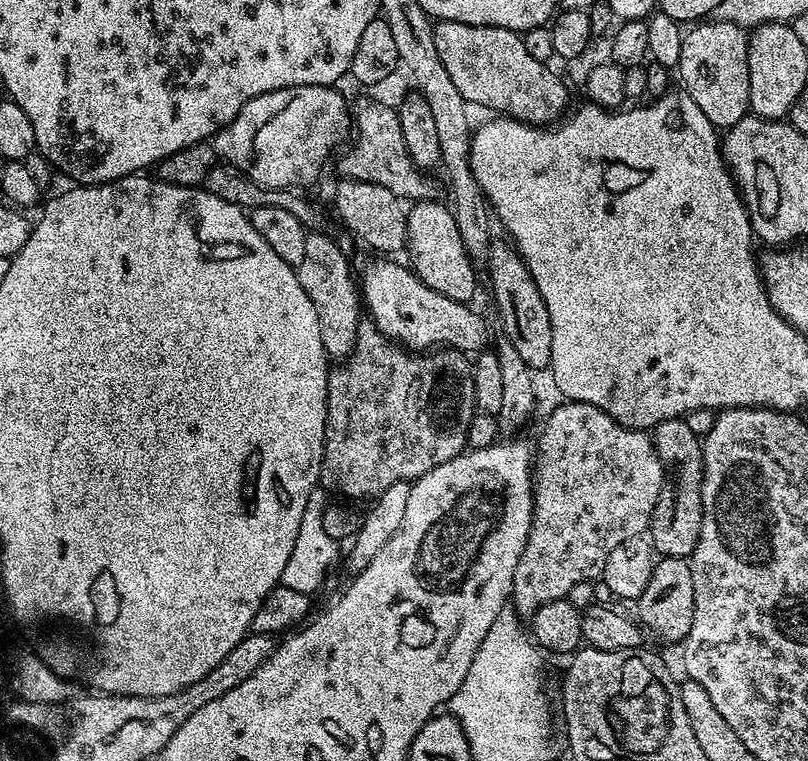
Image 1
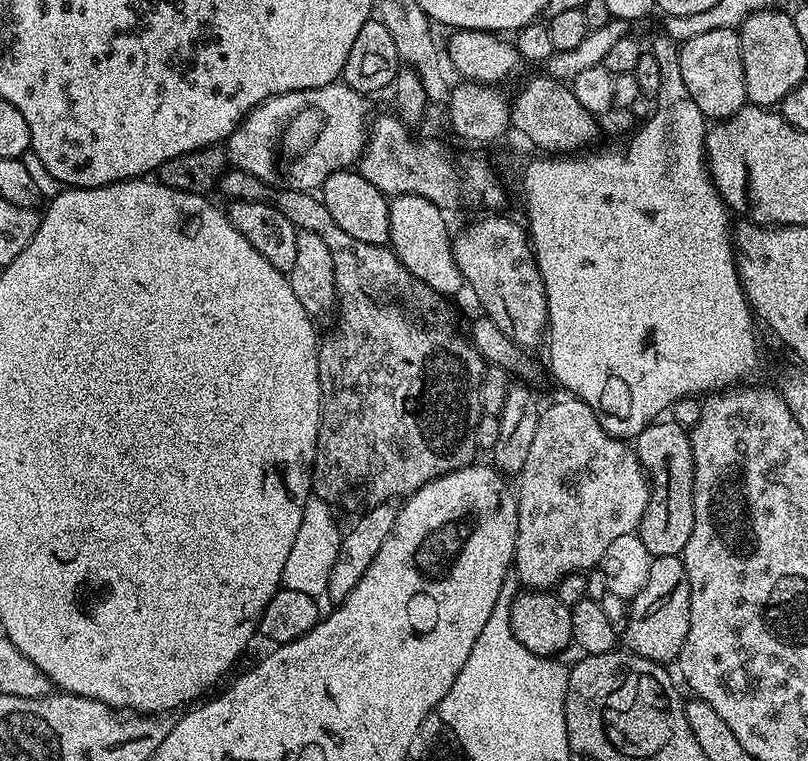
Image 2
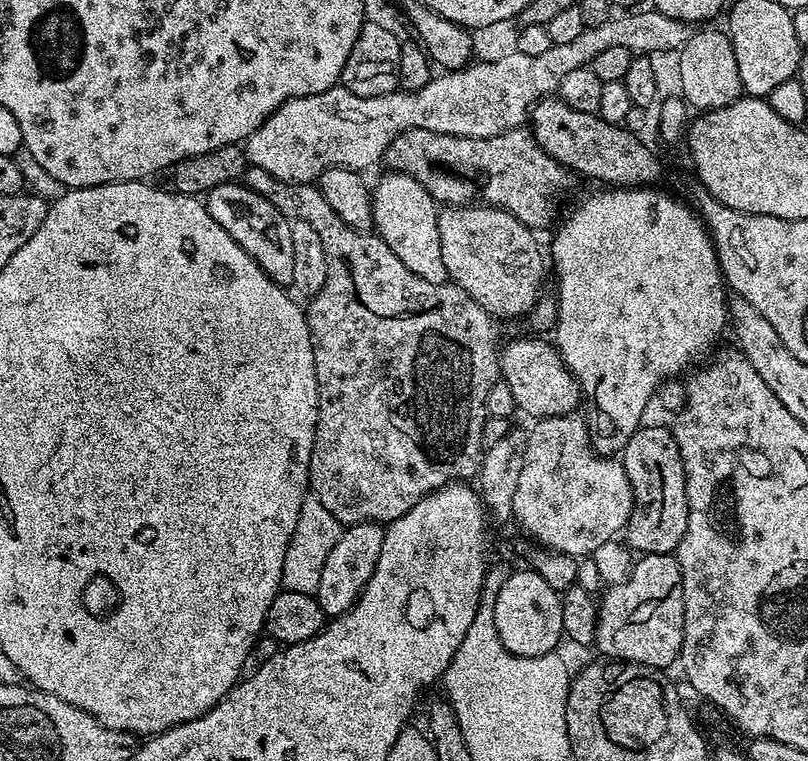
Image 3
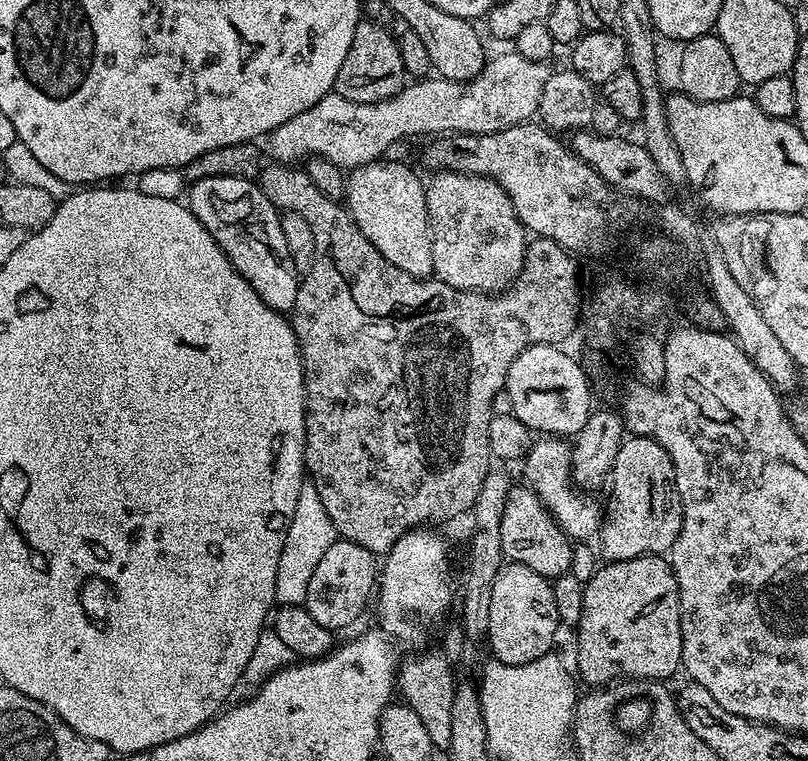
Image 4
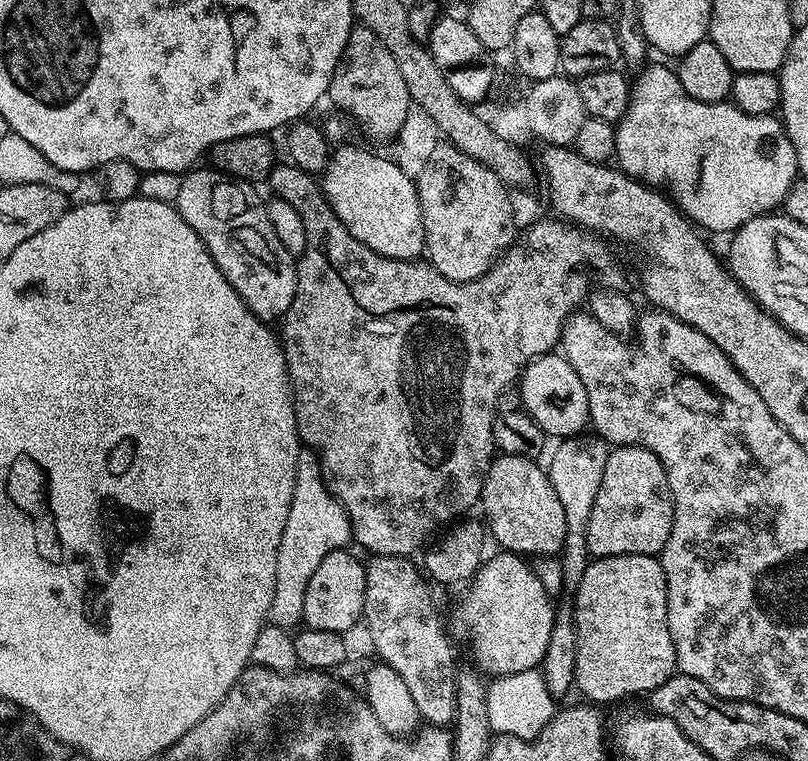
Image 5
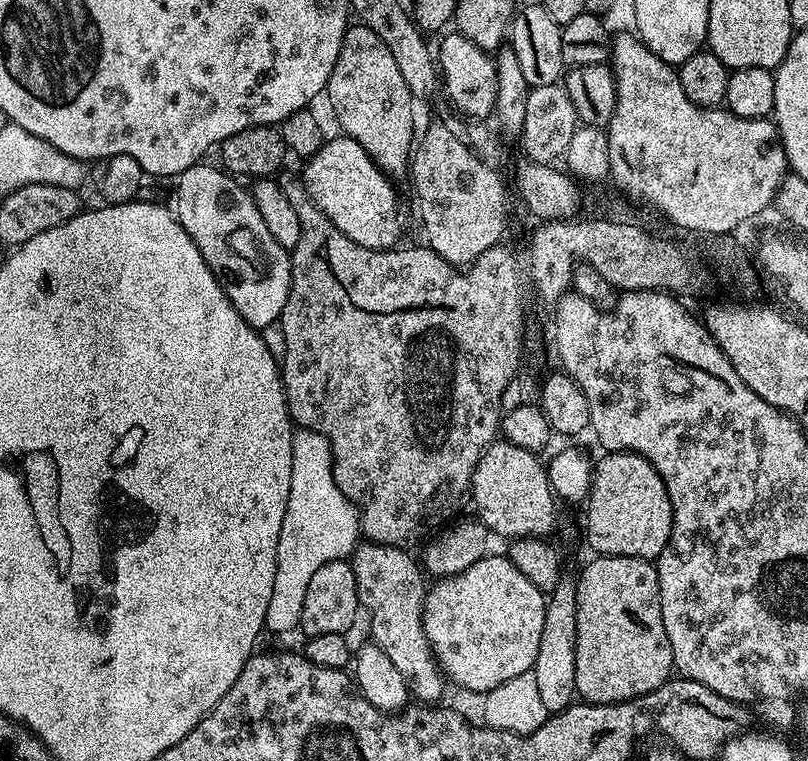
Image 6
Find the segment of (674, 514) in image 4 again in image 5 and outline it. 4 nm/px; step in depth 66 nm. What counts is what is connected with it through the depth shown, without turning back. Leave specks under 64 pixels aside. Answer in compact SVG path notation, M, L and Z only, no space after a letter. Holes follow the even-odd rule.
M616 446L606 458L602 486L586 521L586 542L593 557L642 554L656 556L666 546L674 522L674 502L668 475L658 458L638 446Z

